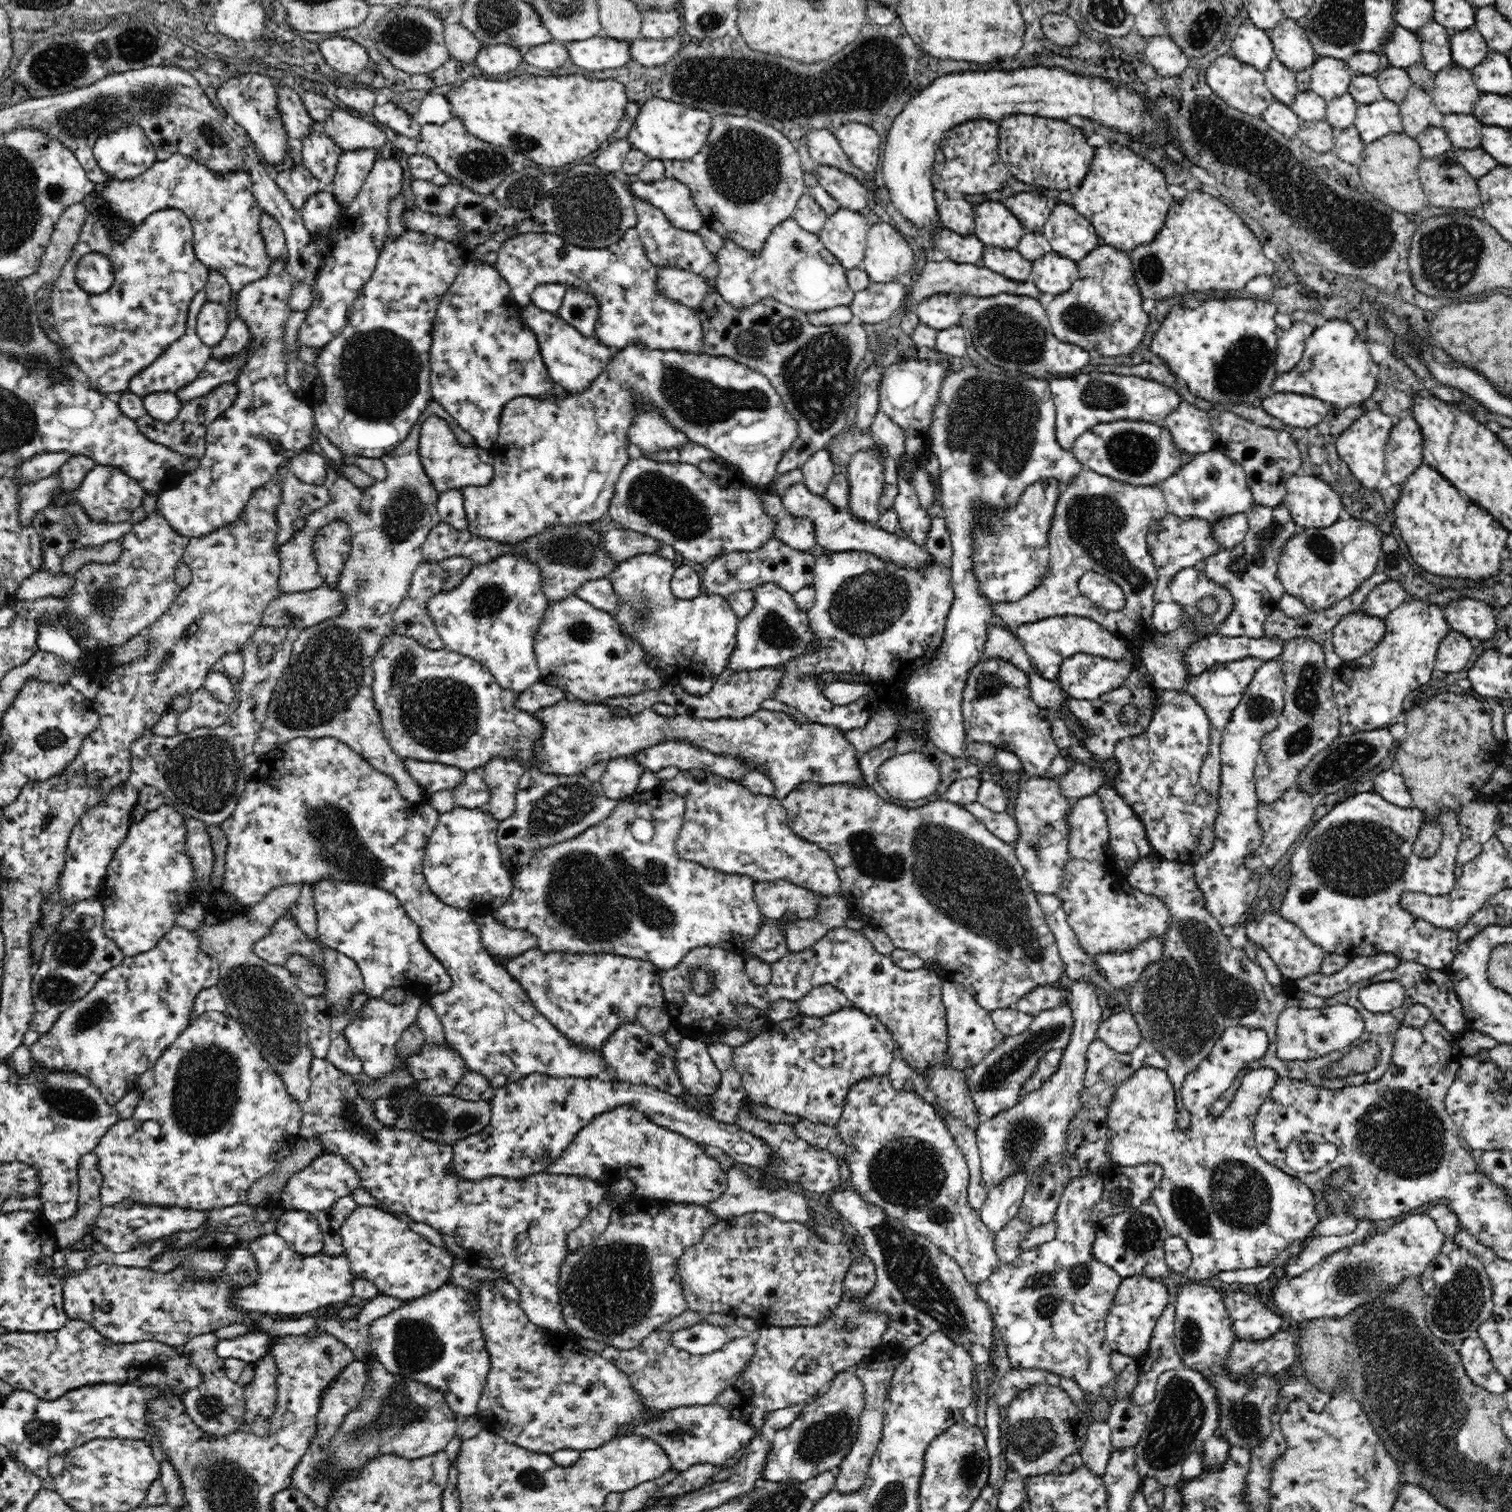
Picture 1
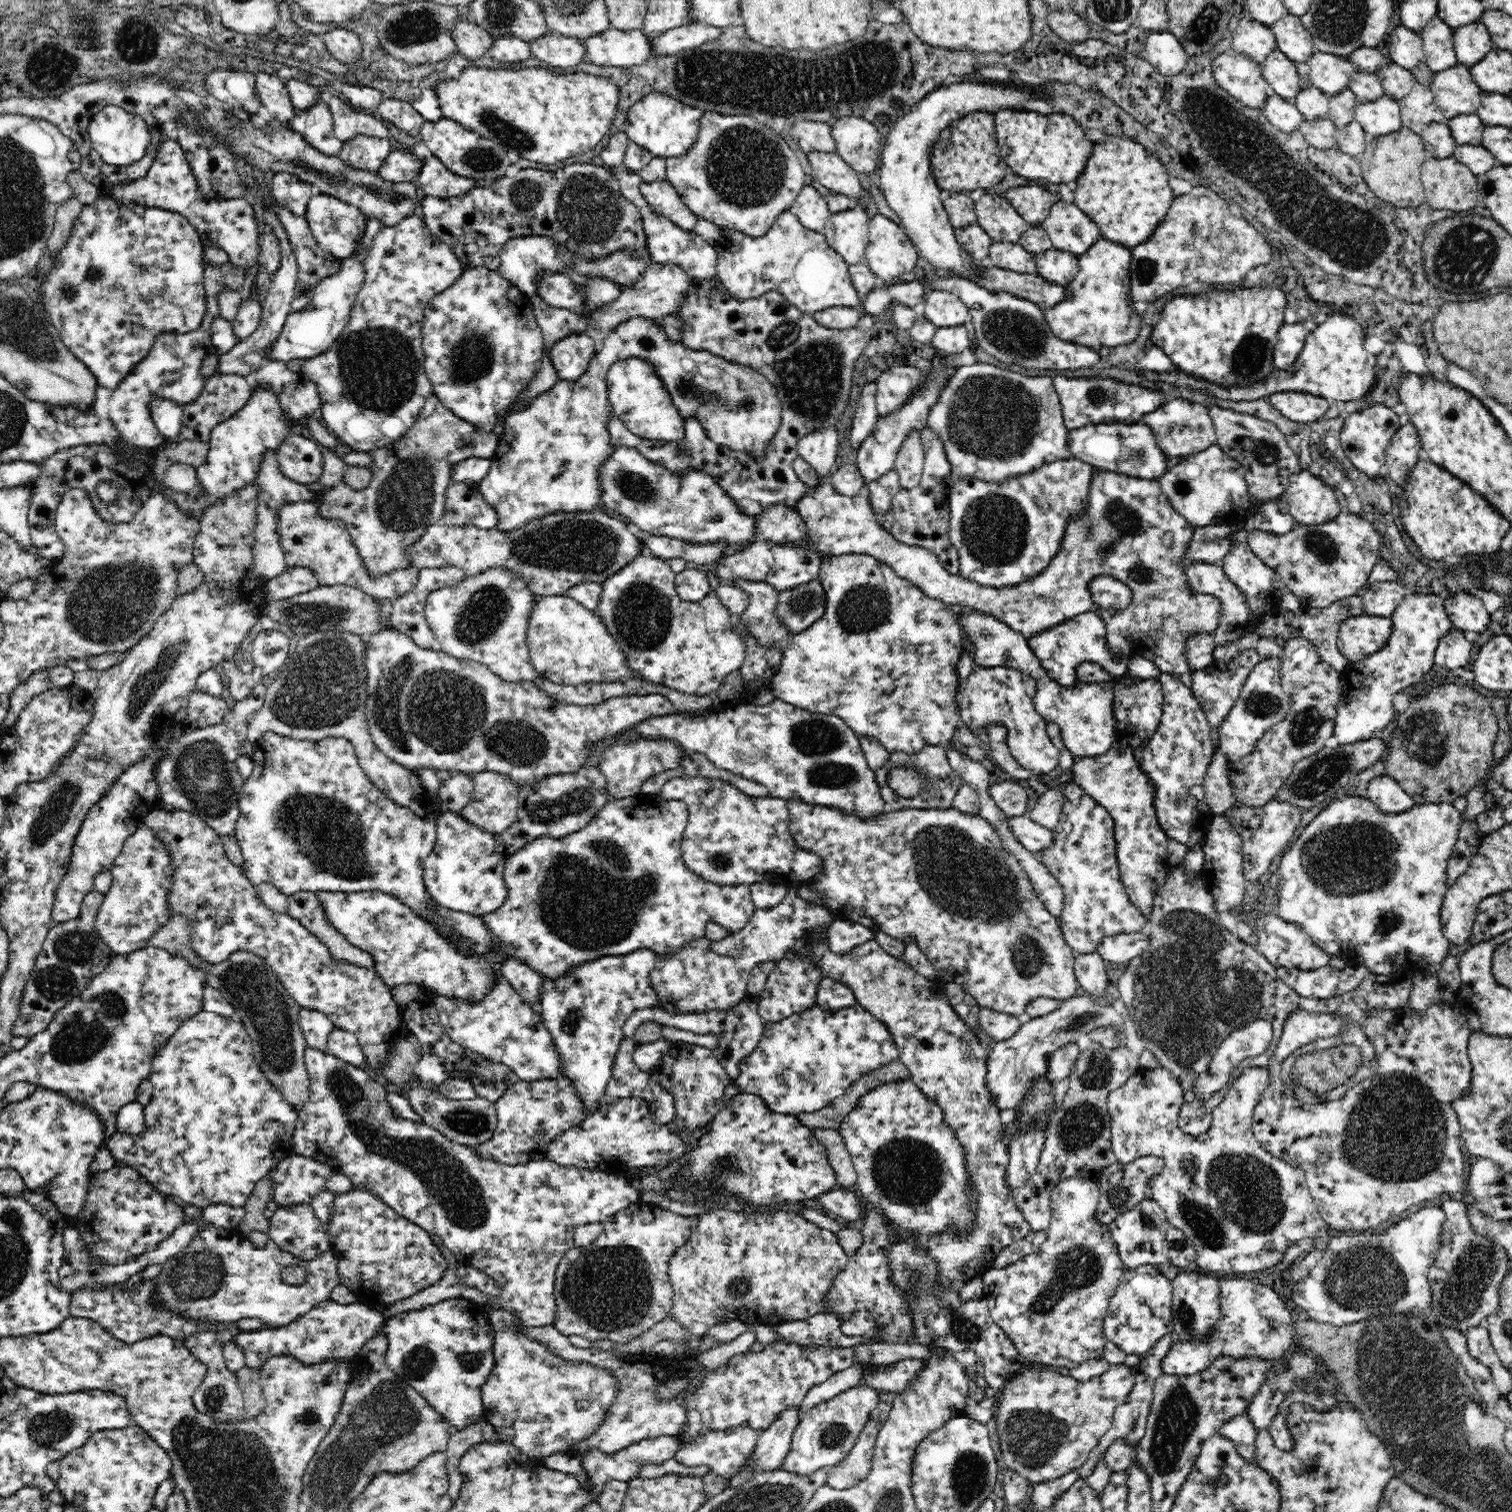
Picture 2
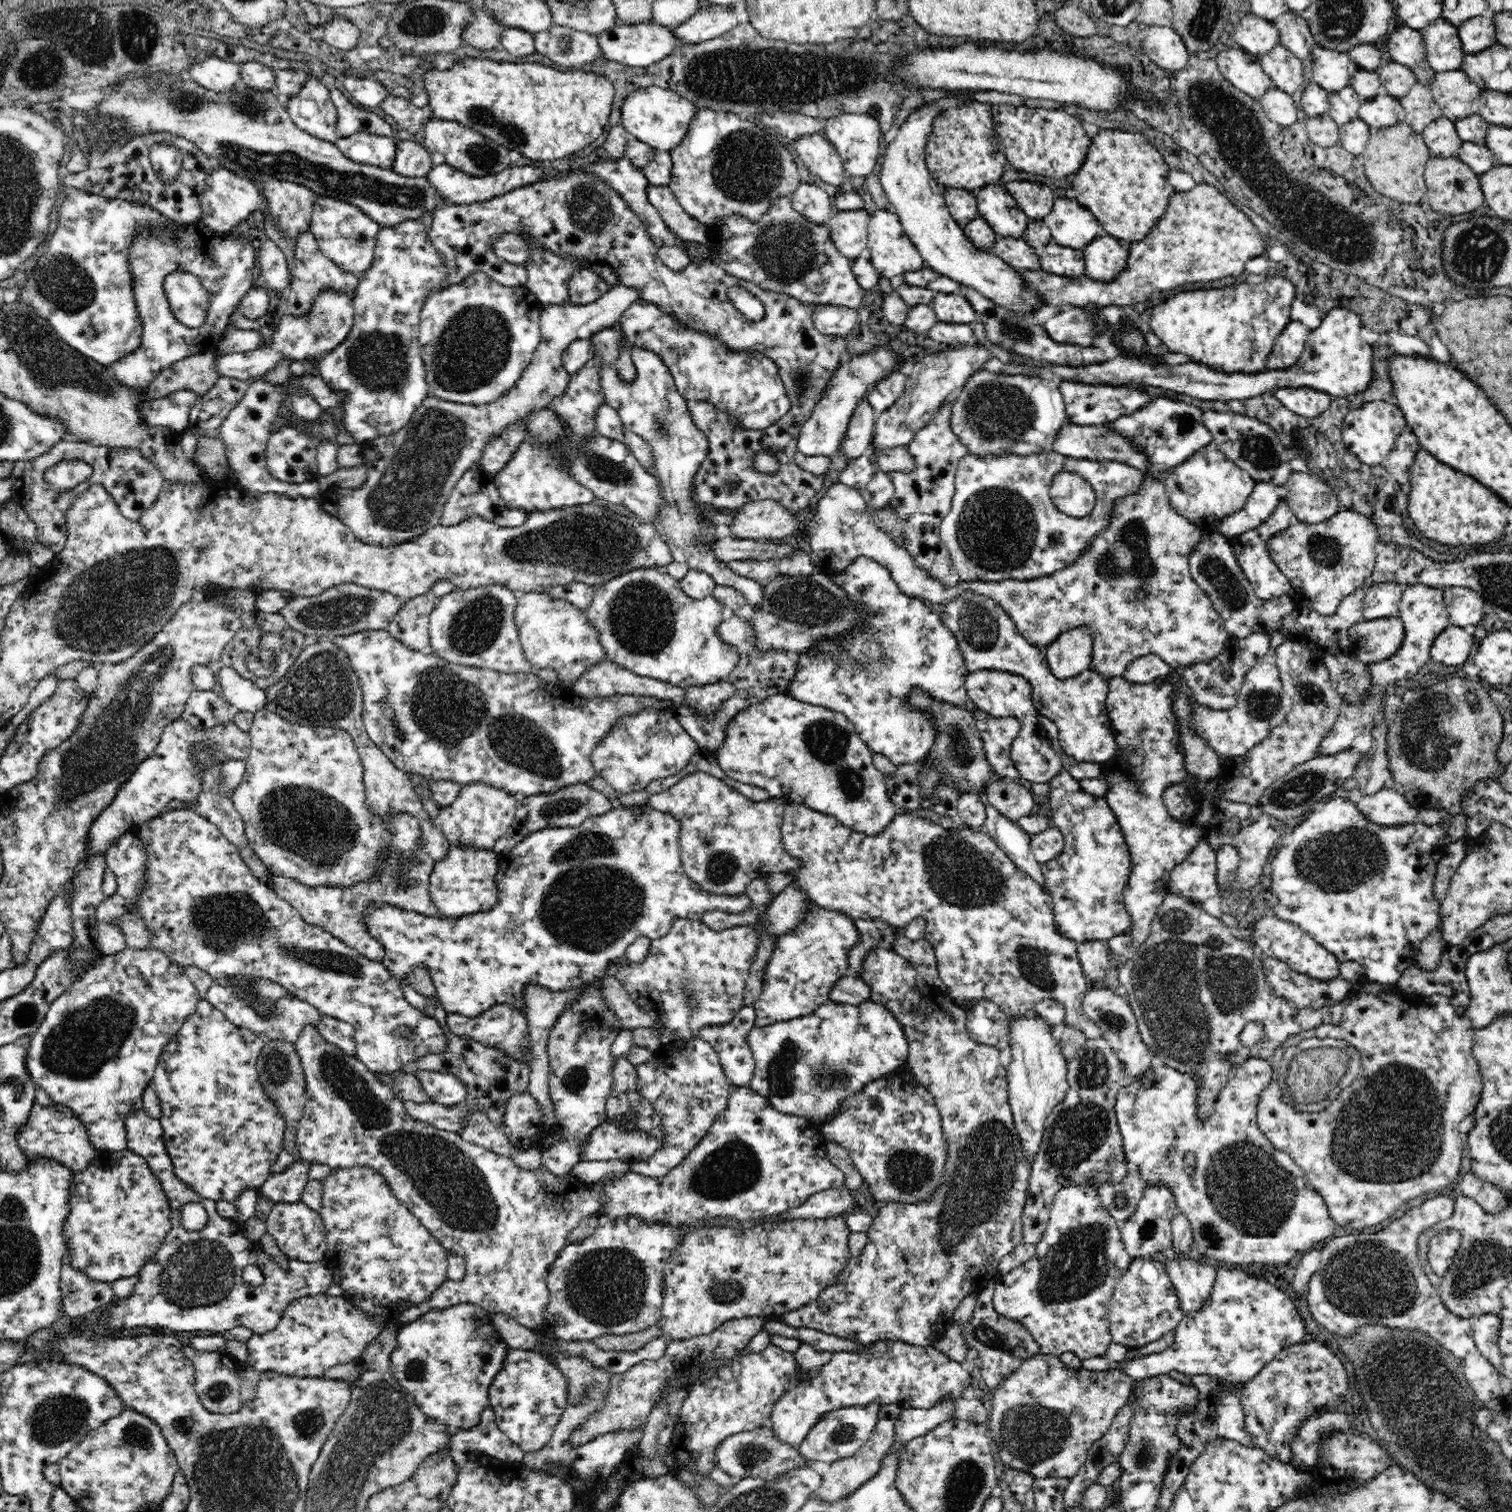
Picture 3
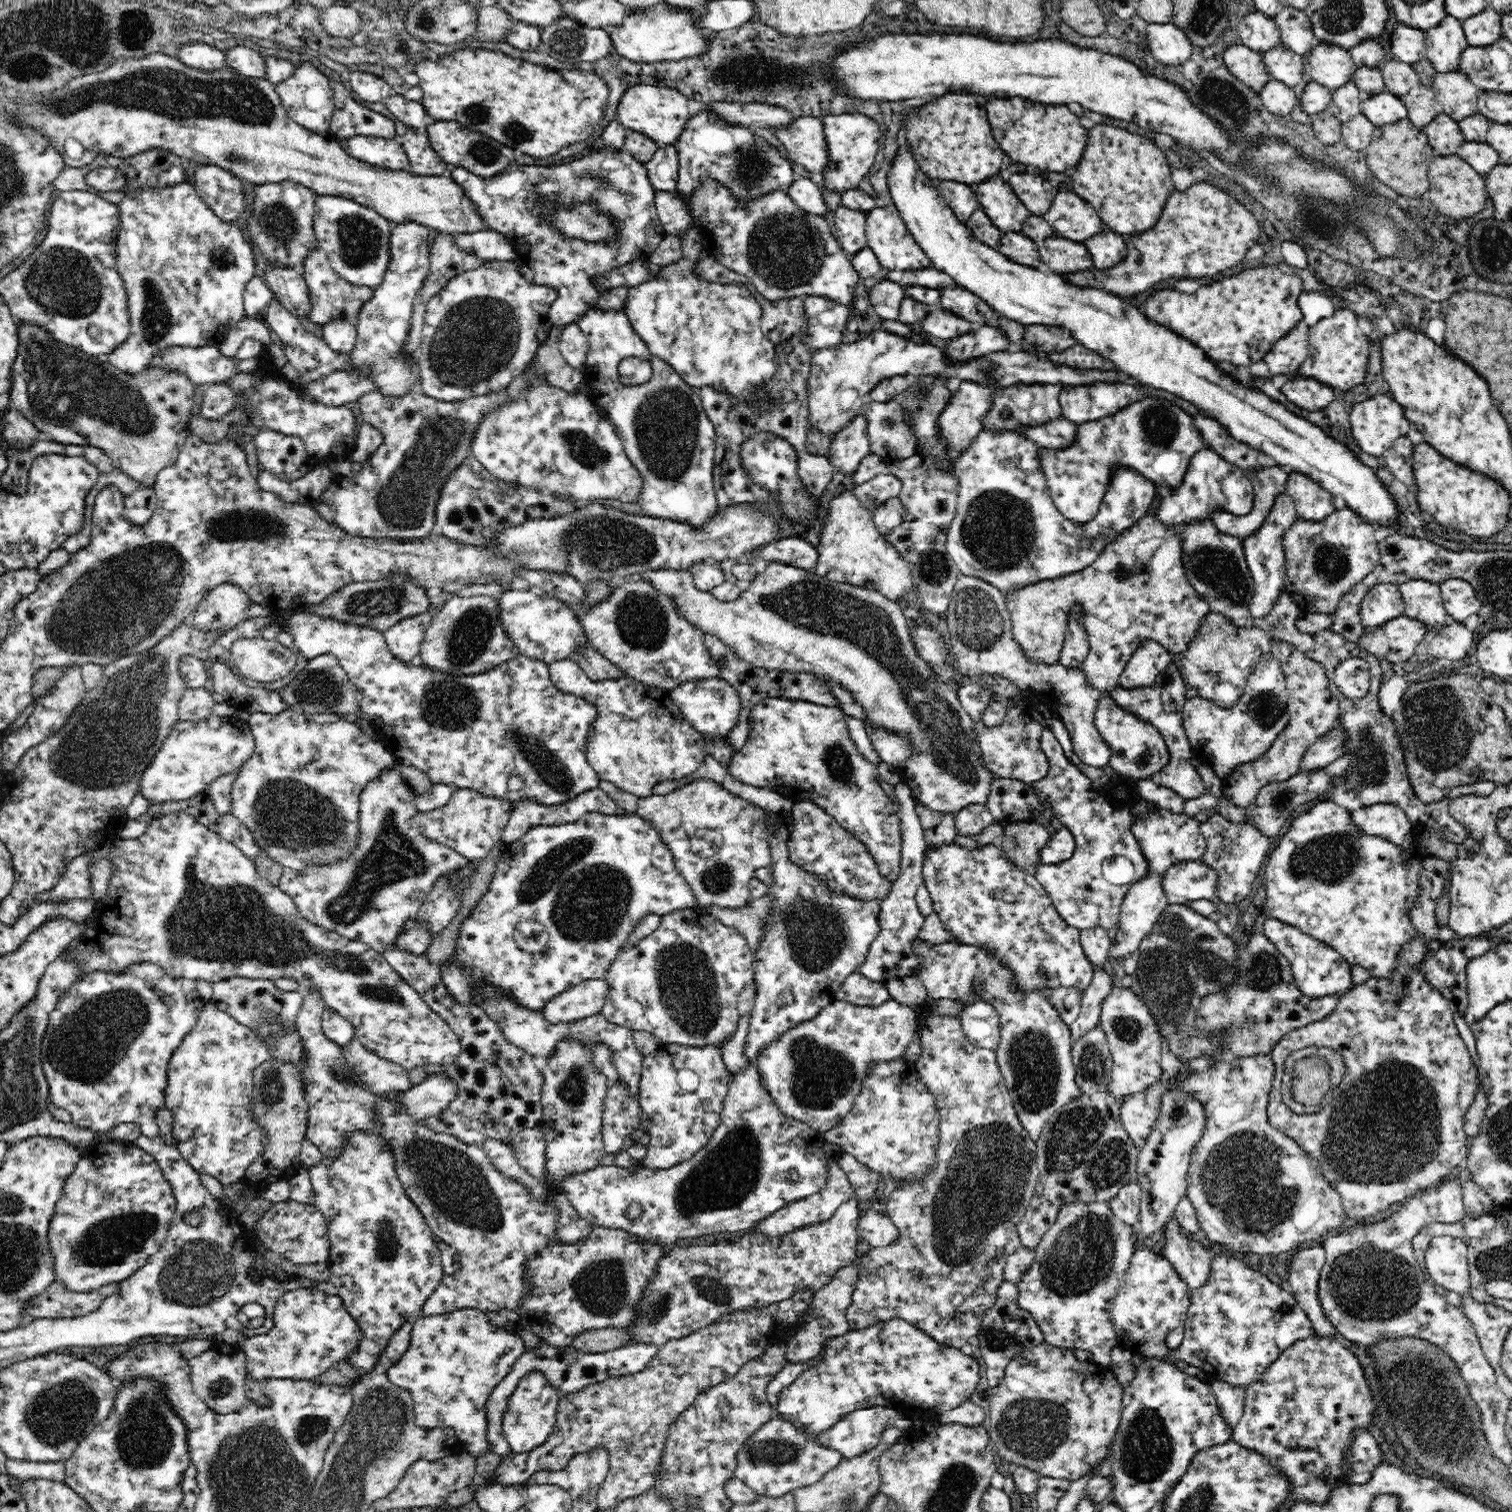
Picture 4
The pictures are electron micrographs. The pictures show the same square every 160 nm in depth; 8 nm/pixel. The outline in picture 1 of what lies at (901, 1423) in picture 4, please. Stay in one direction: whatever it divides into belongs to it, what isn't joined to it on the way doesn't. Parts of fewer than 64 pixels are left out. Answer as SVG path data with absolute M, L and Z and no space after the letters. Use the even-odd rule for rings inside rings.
M842 1370L834 1376L824 1394L806 1403L794 1422L774 1432L760 1479L768 1482L806 1482L822 1471L836 1470L857 1437L865 1406L864 1391L863 1382L855 1372Z

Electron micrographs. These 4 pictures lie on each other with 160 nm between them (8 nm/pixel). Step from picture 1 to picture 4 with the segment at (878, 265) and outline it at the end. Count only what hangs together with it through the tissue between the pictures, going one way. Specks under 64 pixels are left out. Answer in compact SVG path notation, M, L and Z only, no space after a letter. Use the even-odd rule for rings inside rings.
M894 204L874 207L865 213L867 247L878 257L882 270L920 270L931 266L930 259L909 234L905 222L898 215Z

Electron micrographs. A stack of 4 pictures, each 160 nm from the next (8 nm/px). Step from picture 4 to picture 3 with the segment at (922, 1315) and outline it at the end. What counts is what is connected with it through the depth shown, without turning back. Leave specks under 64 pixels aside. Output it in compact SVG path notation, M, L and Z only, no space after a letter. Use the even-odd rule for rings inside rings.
M872 948L868 950L868 954L862 960L862 968L856 970L853 976L858 976L870 985L872 993L868 1000L875 1003L882 1003L886 1009L894 1015L894 1018L901 1023L902 1029L905 1030L906 1038L909 1041L909 1058L907 1064L910 1067L911 1074L932 1094L934 1097L939 1114L941 1115L943 1135L947 1142L947 1161L946 1172L943 1178L943 1184L935 1191L935 1194L930 1200L923 1200L922 1203L901 1203L891 1202L877 1205L873 1209L872 1226L868 1228L868 1242L862 1252L851 1257L846 1264L845 1269L837 1276L837 1281L831 1284L828 1288L822 1290L819 1297L810 1304L785 1312L780 1316L779 1320L785 1322L791 1328L810 1328L832 1334L834 1336L854 1340L860 1342L862 1346L878 1342L879 1340L893 1339L905 1343L913 1343L916 1346L925 1346L932 1344L934 1340L938 1340L940 1336L952 1324L954 1310L958 1308L958 1302L964 1300L964 1296L973 1294L978 1296L980 1292L986 1288L986 1285L994 1276L997 1276L997 1266L1001 1258L1006 1254L1010 1254L1013 1250L1024 1242L1023 1239L1023 1222L1022 1210L1026 1204L1026 1198L1029 1191L1029 1176L1031 1163L1028 1159L1028 1152L1022 1149L1021 1138L1018 1137L1017 1130L1013 1122L1011 1106L1009 1105L1009 1091L1007 1082L1007 1072L1000 1063L1000 1051L995 1047L980 1044L976 1042L965 1027L967 1019L967 1011L963 1006L955 1004L952 999L947 996L947 992L941 988L929 985L922 976L918 974L915 966L902 956L896 954L894 950L888 948Z

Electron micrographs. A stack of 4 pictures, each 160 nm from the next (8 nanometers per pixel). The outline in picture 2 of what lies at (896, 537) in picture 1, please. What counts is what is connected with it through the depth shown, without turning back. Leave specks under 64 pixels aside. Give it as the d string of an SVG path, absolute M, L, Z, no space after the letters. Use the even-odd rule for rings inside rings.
M1100 471L1100 474L1093 475L1094 490L1090 490L1090 510L1085 510L1086 514L1078 514L1078 518L1070 517L1070 530L1065 530L1066 538L1062 537L1061 549L1057 552L1058 558L1054 558L1054 562L1049 561L1049 566L1042 571L1041 574L1038 574L1036 577L1032 577L1030 581L1024 582L1020 584L1020 586L1012 587L996 588L981 586L976 582L970 581L968 578L963 578L961 575L949 574L949 572L942 567L940 559L935 554L932 554L932 552L929 550L918 546L910 546L900 542L899 540L896 540L896 537L891 533L891 531L887 530L872 513L869 497L864 493L853 496L841 495L834 490L834 487L830 482L824 482L812 486L812 492L806 491L804 496L802 496L800 500L797 500L796 504L794 504L792 508L795 508L798 511L798 514L805 520L807 530L809 531L808 536L814 540L819 552L823 552L824 555L822 556L841 557L845 554L868 554L871 557L877 558L878 561L886 563L887 566L890 566L894 570L896 575L900 576L900 578L906 578L906 581L913 583L916 587L918 587L918 589L922 590L922 593L926 594L927 597L934 598L935 600L944 602L948 605L956 606L960 610L975 610L976 612L986 613L987 615L994 615L994 617L1001 619L1003 623L1006 623L1011 630L1022 634L1027 640L1033 636L1041 634L1044 630L1048 631L1049 629L1053 629L1054 626L1060 624L1060 622L1068 620L1068 618L1072 618L1073 616L1086 612L1094 612L1105 622L1108 645L1110 645L1110 650L1113 652L1113 654L1118 654L1119 656L1129 656L1129 658L1144 657L1154 662L1162 673L1171 673L1179 677L1182 677L1185 674L1188 675L1189 663L1188 659L1184 658L1183 655L1185 652L1185 641L1189 637L1193 637L1196 633L1209 633L1212 632L1212 630L1216 630L1216 626L1218 626L1218 622L1220 622L1220 618L1223 616L1222 603L1220 603L1220 599L1214 597L1212 594L1194 593L1192 588L1189 587L1189 579L1187 578L1187 574L1182 571L1182 567L1184 566L1184 564L1182 564L1184 550L1188 548L1188 542L1192 540L1192 532L1194 532L1194 527L1190 525L1181 514L1178 514L1172 505L1170 505L1169 498L1162 492L1159 481L1130 478L1130 475L1116 474L1114 471ZM1100 575L1112 576L1116 580L1127 584L1128 588L1132 591L1133 598L1131 604L1126 608L1126 610L1103 610L1101 607L1098 607L1096 604L1094 604L1094 602L1092 602L1090 592L1088 592L1088 582L1090 582L1090 580L1092 580L1092 578L1095 576Z

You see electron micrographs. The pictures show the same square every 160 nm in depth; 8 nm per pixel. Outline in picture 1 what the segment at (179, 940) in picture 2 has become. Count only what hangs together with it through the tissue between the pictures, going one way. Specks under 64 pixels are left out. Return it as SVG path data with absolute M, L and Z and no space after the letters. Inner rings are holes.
M288 884L272 889L258 904L248 907L248 913L228 917L216 924L204 922L204 908L200 902L189 904L178 913L175 924L199 934L201 949L219 966L219 984L226 1001L225 1012L237 1020L262 1057L276 1070L287 1094L298 1102L310 1095L310 1068L314 1054L310 1049L305 1021L305 996L295 978L284 966L274 966L254 954L253 946L269 928L300 898L301 885Z

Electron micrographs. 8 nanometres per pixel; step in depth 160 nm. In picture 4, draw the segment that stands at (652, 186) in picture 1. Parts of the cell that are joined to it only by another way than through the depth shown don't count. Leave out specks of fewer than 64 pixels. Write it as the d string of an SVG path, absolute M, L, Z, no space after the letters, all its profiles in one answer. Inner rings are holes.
M658 190L654 194L654 202L666 235L679 237L684 232L696 229L684 199L678 191Z

